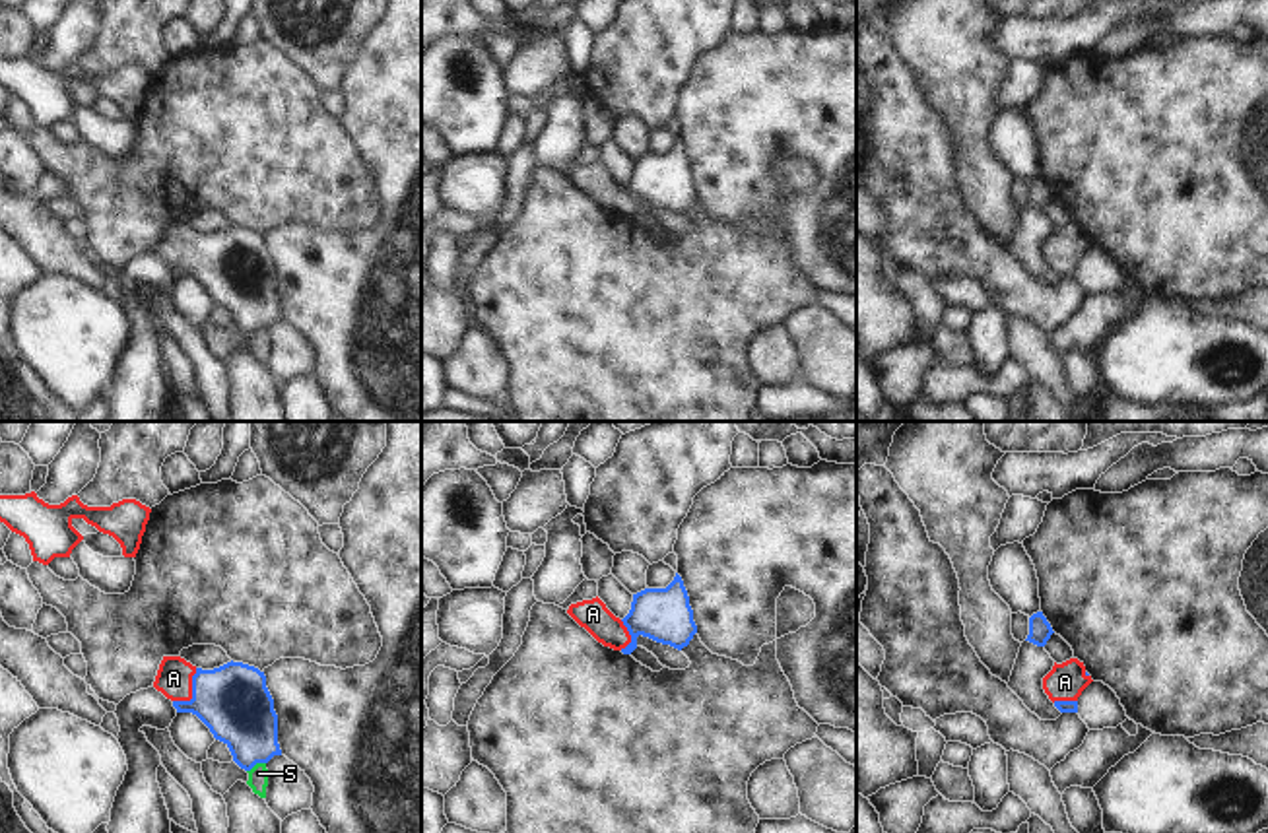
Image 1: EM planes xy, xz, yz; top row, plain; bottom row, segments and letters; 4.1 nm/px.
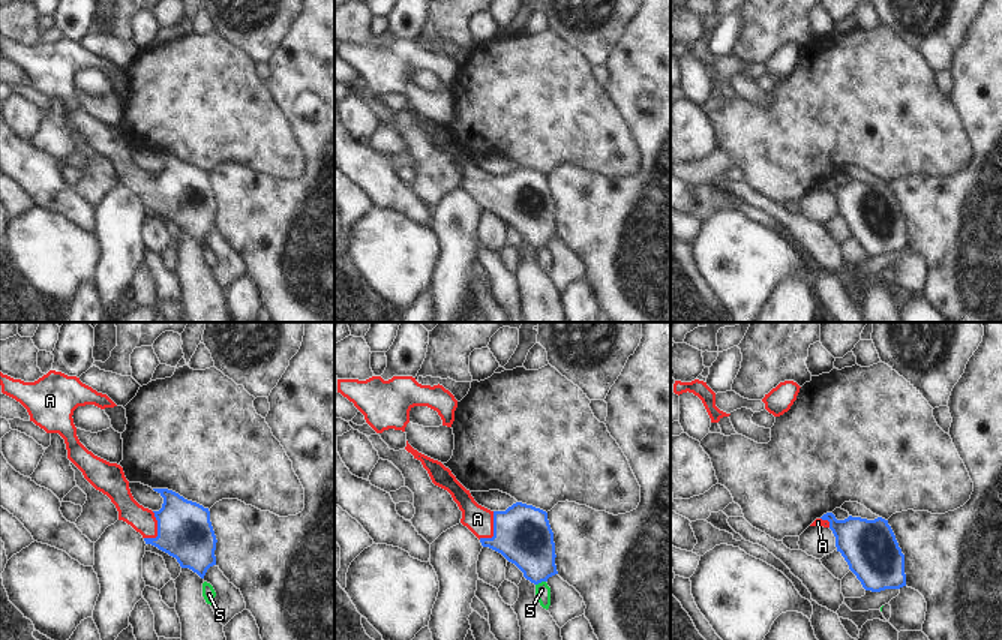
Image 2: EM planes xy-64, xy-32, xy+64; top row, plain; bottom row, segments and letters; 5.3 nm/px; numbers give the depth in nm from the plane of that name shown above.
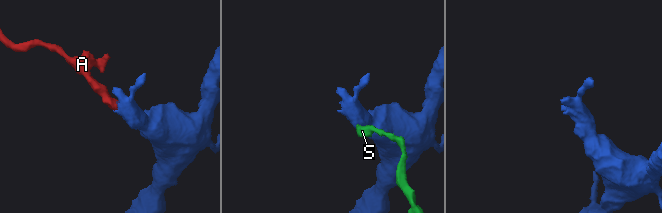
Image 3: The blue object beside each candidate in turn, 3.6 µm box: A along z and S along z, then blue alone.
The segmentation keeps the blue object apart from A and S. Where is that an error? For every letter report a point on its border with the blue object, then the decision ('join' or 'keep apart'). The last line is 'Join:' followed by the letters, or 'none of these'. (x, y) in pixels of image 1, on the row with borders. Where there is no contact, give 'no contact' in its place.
A: meets blue in xy at (193, 692); join
S: meets blue in xy at (255, 764); keep apart
Join: A

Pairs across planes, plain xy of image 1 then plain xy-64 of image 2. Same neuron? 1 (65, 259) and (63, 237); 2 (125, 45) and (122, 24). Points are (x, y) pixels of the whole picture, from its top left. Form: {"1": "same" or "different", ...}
{"1": "different", "2": "same"}

